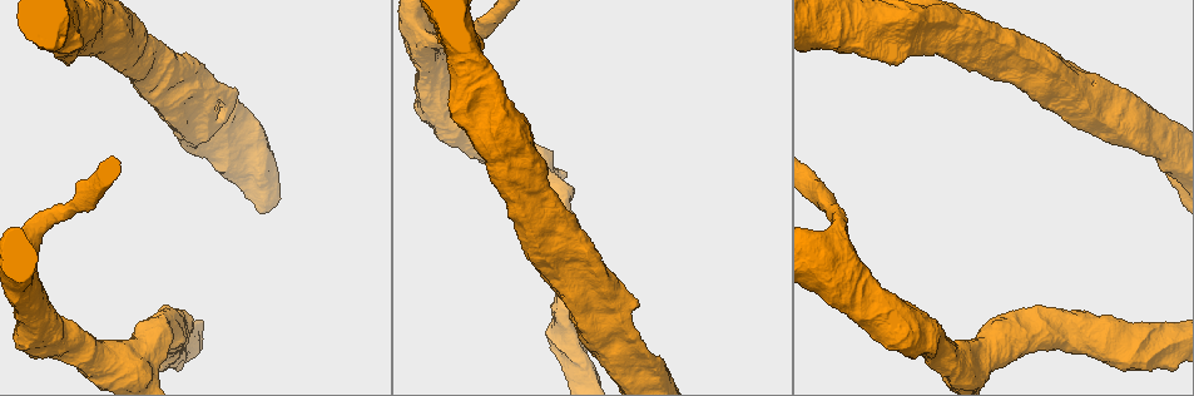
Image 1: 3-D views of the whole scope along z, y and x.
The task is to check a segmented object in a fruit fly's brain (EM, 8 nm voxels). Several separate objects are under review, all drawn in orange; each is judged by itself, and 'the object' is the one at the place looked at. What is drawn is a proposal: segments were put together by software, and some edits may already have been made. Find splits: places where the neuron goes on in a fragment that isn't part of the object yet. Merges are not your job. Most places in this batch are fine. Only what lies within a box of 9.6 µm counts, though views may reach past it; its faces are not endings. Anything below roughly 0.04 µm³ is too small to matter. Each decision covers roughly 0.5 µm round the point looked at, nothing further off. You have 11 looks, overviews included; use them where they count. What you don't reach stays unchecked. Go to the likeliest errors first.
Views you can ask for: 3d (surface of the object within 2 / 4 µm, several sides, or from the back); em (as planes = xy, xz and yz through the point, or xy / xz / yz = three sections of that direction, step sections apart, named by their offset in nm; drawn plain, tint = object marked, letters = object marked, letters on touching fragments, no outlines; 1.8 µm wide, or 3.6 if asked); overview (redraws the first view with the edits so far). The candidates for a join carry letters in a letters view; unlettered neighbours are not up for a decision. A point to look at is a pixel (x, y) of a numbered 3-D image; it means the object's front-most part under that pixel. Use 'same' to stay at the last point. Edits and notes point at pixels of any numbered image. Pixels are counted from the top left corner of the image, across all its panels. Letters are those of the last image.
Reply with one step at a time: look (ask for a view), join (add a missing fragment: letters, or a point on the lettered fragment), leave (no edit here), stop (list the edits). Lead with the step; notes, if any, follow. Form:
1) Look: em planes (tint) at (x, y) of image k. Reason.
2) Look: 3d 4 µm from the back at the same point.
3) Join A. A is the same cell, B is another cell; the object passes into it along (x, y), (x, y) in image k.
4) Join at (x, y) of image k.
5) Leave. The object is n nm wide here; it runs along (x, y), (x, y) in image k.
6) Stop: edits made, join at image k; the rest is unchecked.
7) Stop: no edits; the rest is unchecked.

Look: em 3.6 µm xz step 16 (letters) at (587, 251) of image 1. Free end.

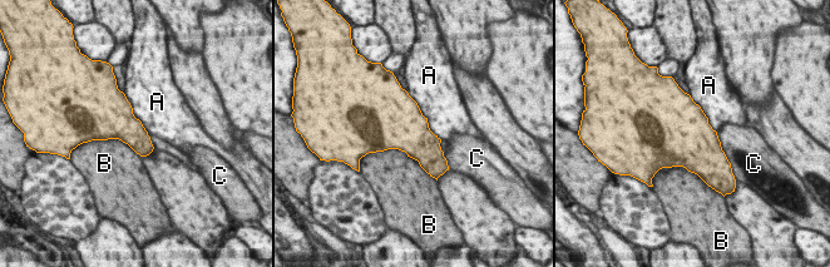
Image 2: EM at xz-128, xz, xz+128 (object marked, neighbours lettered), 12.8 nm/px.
Leave. A, B and C are other cells; a border runs along (405, 90), (441, 139) in image 2; no lettered fragment goes on from it.

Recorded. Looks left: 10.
Look: em yz step 16 (letters) at (252, 114) of image 1. Thick end.

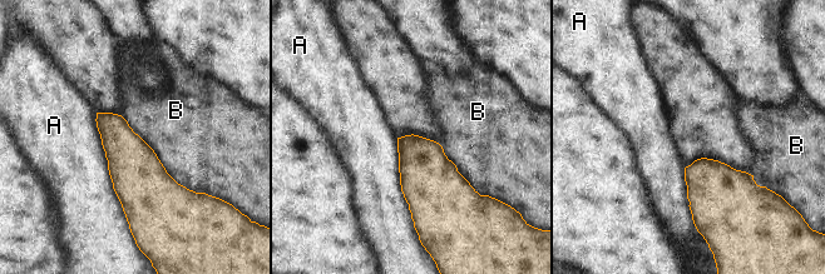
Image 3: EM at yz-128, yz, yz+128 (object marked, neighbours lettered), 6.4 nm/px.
Look: em xy step 8 (letters) at the same point. Cut it another way.

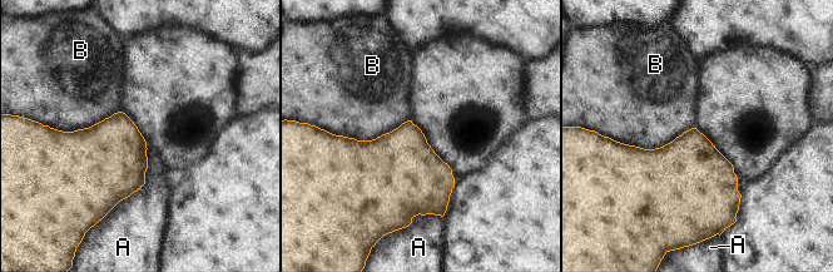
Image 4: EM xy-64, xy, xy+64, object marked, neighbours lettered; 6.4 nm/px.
Leave. A and B are other cells; a border runs along (147, 147), (145, 182), (107, 213) in image 4; none of them fits.

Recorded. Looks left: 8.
Look: em 3.6 µm planes (plain) at (1030, 311) of image 1. Stops while still wide.

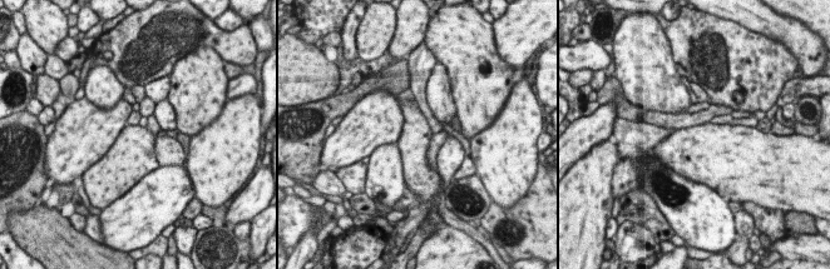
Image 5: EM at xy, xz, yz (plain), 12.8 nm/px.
Look: em 3.6 µm planes (letters) at the same point. See the neighbours.

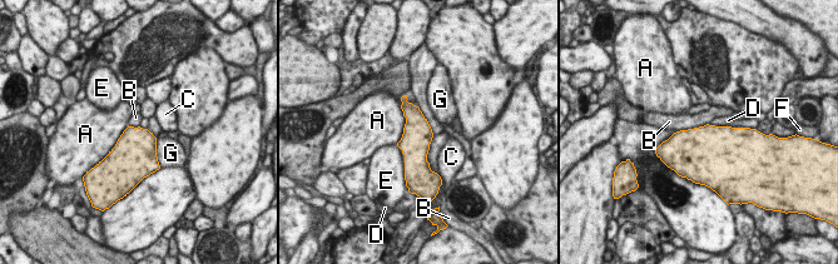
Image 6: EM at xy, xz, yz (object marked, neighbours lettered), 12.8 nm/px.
Leave. A, B, C, D, E, F and G are other cells; a border runs along (702, 125), (677, 132) in image 6; no lettered fragment goes on from it.

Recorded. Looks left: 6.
Look: em 3.6 µm xz step 4 (letters) at (861, 52) of image 1. Free end.

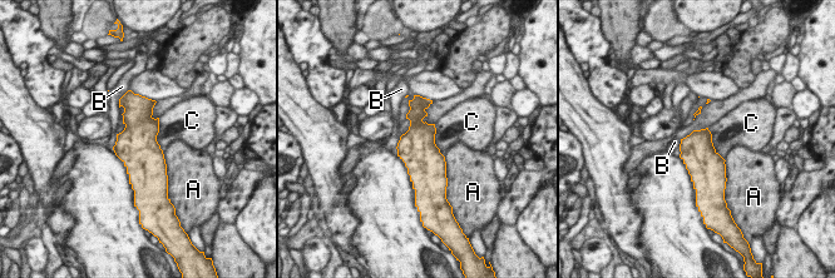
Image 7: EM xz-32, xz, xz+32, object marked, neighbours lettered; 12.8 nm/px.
Look: em 3.6 µm xy step 8 (letters) at the same point.

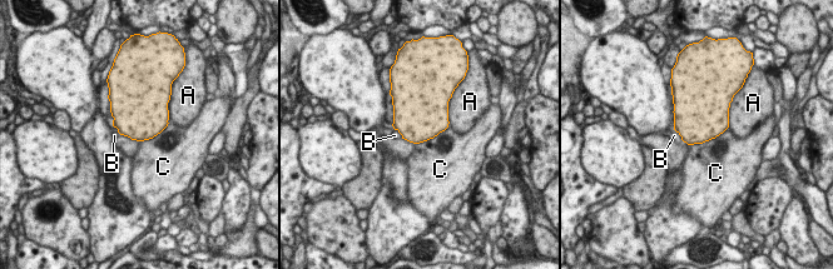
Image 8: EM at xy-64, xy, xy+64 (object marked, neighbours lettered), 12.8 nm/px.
Leave. The longest contact is with C, 550 nm; A, B and C are other cells; no lettered fragment goes on from it.

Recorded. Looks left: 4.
Stop: no edits; the rest is unchecked.

